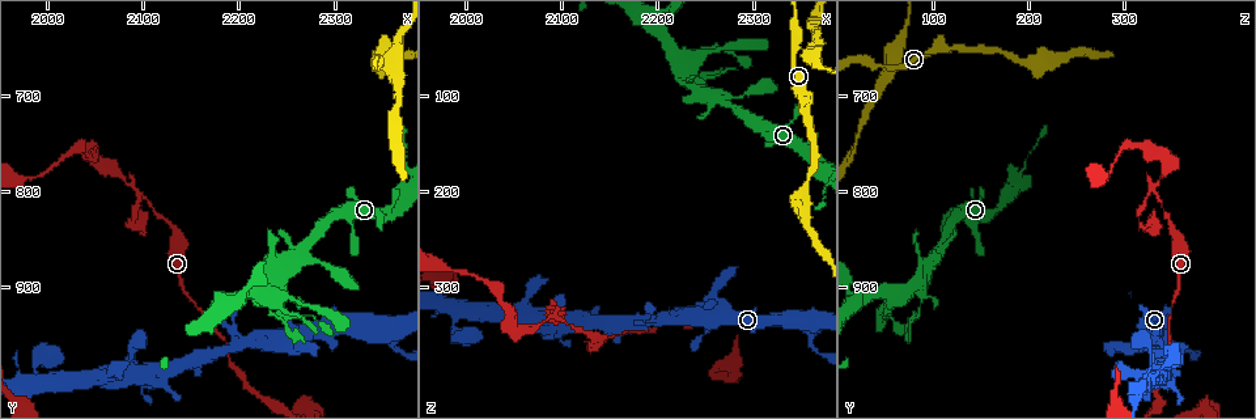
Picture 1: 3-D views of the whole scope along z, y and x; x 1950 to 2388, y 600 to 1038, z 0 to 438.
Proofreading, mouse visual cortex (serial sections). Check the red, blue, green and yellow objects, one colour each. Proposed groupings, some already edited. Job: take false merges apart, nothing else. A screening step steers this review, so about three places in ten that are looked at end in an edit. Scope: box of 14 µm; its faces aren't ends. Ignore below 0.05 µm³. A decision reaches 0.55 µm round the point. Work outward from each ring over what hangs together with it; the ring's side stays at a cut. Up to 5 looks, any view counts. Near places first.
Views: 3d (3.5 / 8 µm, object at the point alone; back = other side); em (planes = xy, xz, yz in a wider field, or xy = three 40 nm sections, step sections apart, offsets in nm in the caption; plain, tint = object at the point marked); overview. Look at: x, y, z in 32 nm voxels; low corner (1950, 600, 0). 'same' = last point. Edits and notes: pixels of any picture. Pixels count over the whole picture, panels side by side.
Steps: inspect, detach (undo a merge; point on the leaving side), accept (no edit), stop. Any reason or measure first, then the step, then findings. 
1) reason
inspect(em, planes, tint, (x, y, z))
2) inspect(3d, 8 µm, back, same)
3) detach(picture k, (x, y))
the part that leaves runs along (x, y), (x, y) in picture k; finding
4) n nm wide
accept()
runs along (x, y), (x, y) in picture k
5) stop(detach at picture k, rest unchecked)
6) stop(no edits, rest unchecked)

branch point
inspect(3d, 3.5 µm, (2095, 800, 335))

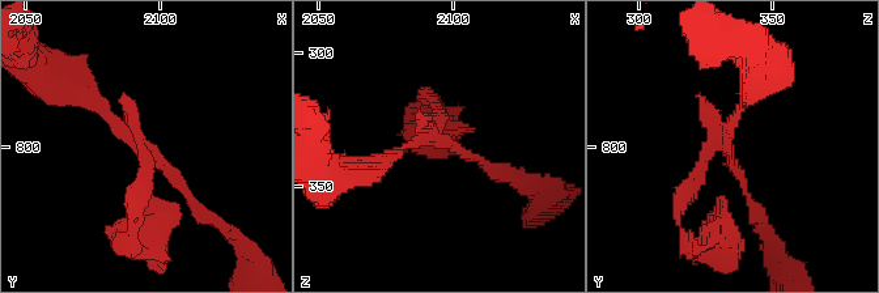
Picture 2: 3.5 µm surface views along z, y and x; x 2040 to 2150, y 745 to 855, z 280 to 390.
shape alone is not enough
inspect(em, xy, step 5, tint, (2096, 803, 333))

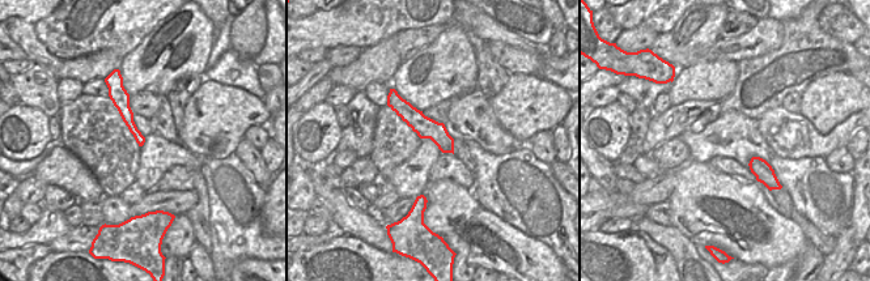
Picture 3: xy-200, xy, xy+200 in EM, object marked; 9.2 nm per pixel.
accept()
runs along (390, 102), (450, 149) in picture 3; one cell here

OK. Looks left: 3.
two arms at a narrow angle
inspect(3d, 3.5 µm, (2355, 675, 55))

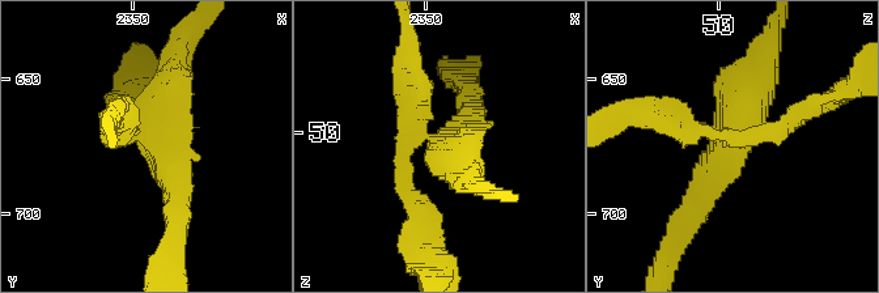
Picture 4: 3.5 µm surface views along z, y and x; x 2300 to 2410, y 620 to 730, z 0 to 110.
shape alone is not enough
inspect(em, xy, step 5, tint, (2359, 674, 55))

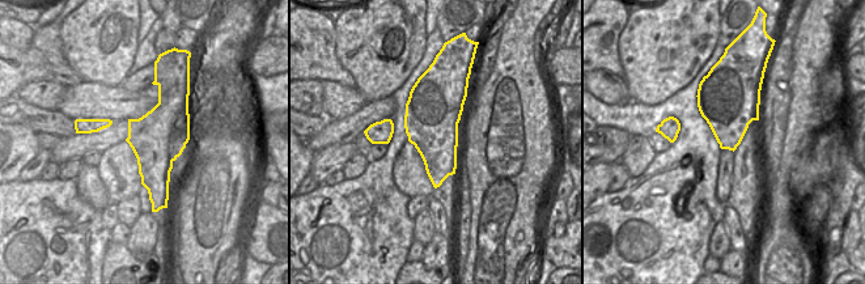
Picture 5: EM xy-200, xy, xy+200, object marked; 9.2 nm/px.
detach(picture 4, (179, 143))
the part that leaves runs along (140, 132), (164, 160), (177, 228) in picture 4; a second cell is stuck on

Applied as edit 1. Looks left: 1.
stop(detach at picture 4, rest unchecked)

